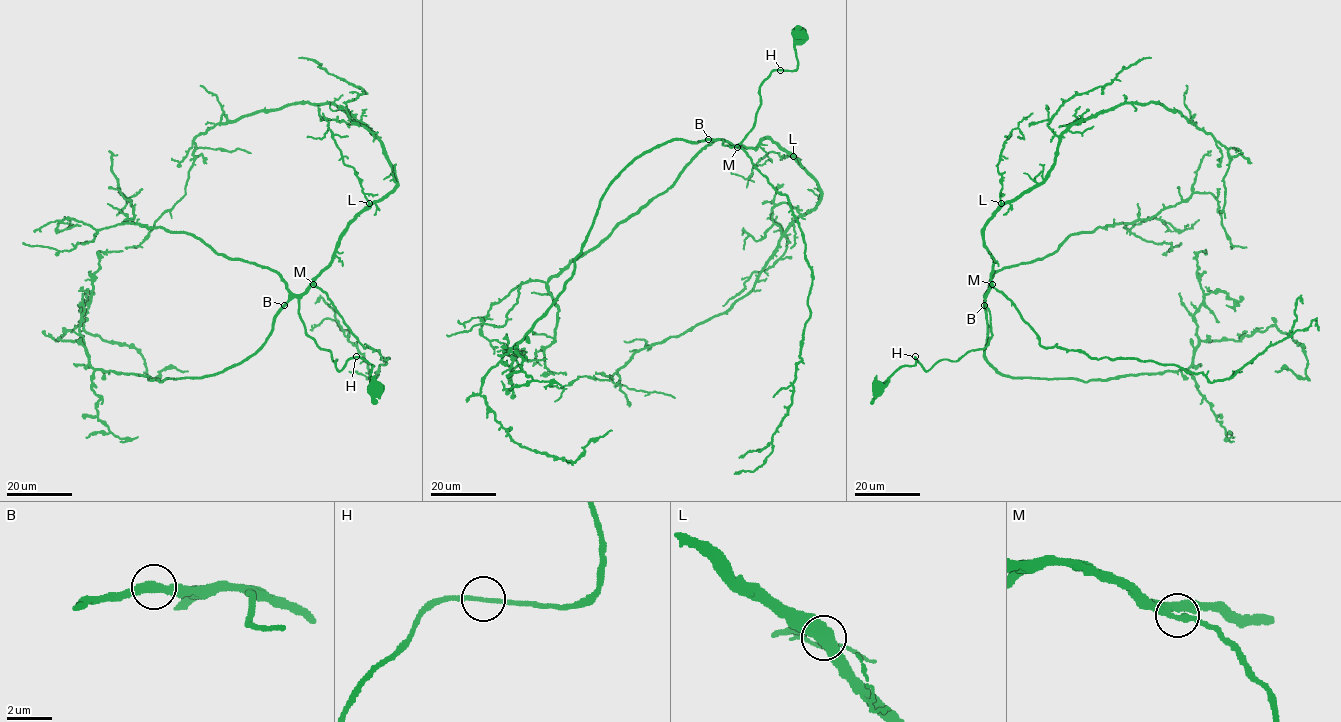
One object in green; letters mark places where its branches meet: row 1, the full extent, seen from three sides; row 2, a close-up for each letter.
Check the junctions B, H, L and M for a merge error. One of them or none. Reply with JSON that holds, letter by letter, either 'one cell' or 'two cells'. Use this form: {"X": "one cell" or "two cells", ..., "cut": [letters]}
{"B": "one cell", "H": "one cell", "L": "one cell", "M": "one cell", "cut": []}

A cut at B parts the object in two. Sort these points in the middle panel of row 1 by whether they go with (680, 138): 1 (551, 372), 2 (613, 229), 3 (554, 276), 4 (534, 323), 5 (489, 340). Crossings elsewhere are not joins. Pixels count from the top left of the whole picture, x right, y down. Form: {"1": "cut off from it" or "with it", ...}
{"1": "cut off from it", "2": "cut off from it", "3": "cut off from it", "4": "with it", "5": "cut off from it"}

